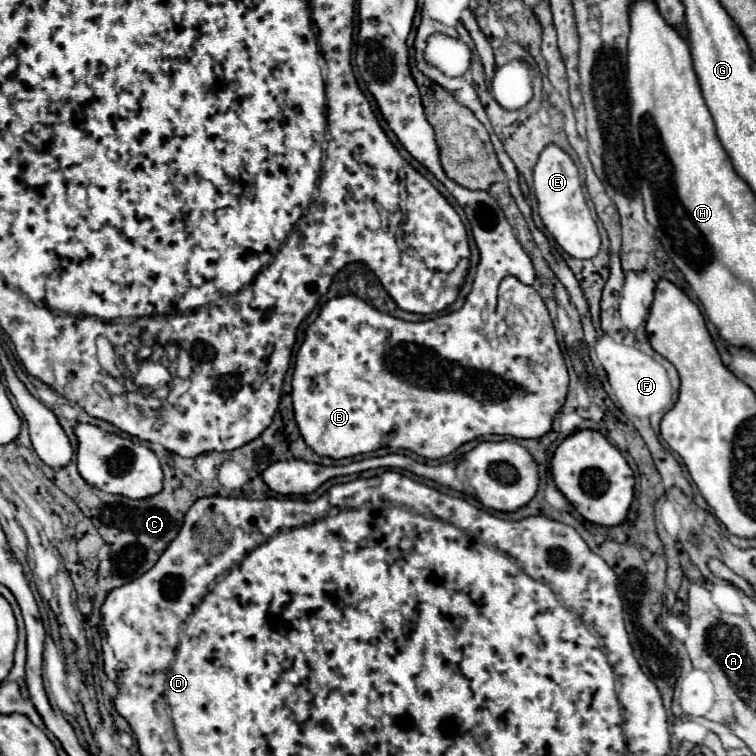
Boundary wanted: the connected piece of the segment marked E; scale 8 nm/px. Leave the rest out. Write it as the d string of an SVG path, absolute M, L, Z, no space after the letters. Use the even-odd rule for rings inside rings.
M548 145L534 167L534 195L538 199L538 215L544 223L544 227L550 231L554 241L576 259L592 259L600 249L600 235L598 227L590 215L590 209L586 205L578 169L572 163L570 155L566 155L556 145Z

